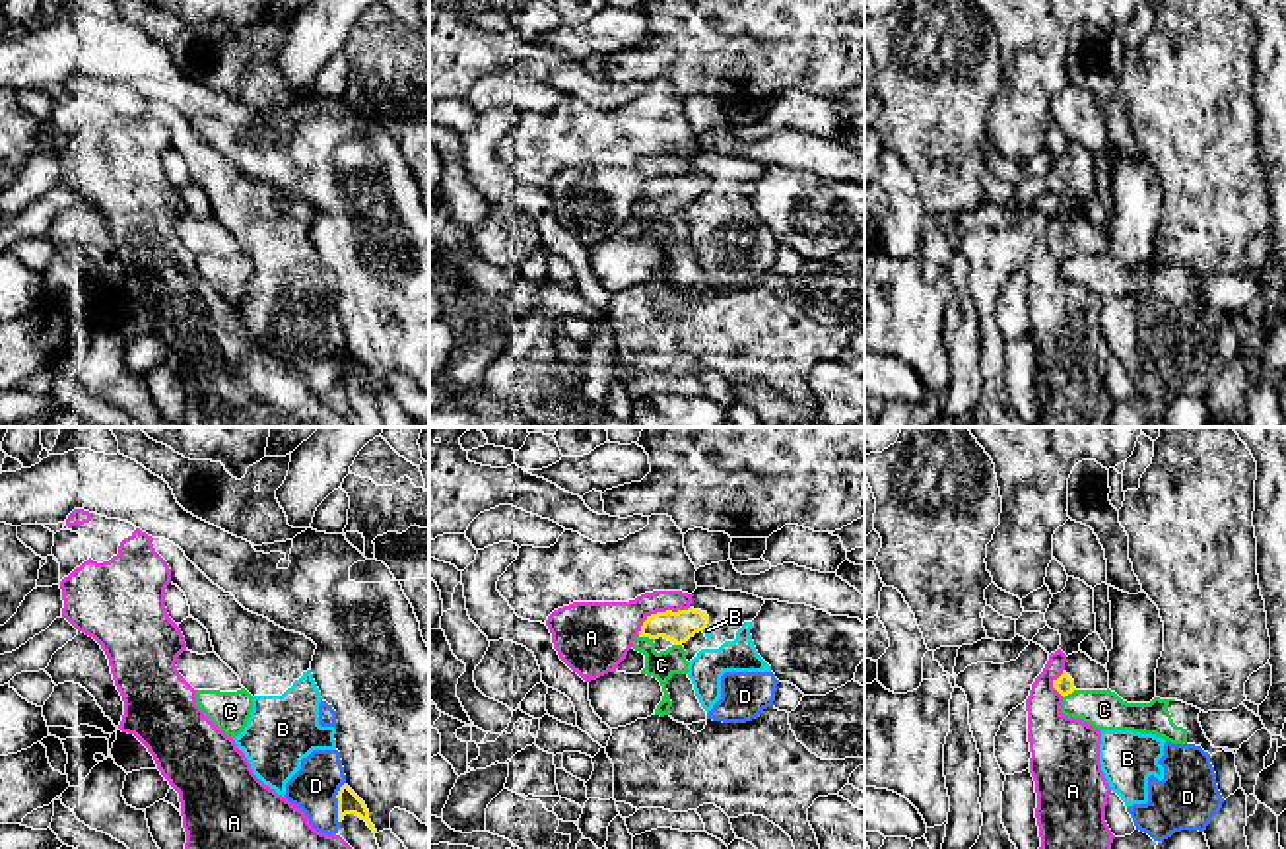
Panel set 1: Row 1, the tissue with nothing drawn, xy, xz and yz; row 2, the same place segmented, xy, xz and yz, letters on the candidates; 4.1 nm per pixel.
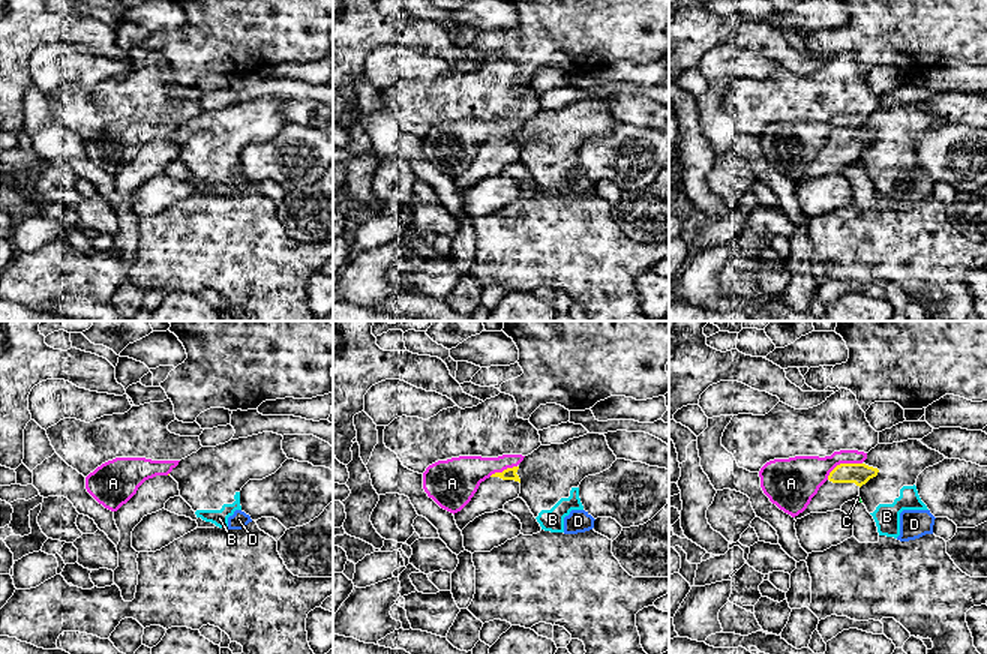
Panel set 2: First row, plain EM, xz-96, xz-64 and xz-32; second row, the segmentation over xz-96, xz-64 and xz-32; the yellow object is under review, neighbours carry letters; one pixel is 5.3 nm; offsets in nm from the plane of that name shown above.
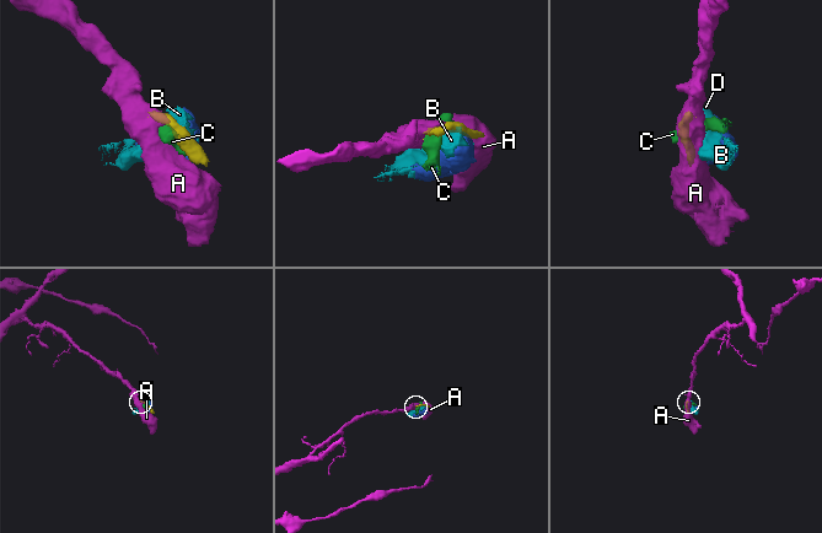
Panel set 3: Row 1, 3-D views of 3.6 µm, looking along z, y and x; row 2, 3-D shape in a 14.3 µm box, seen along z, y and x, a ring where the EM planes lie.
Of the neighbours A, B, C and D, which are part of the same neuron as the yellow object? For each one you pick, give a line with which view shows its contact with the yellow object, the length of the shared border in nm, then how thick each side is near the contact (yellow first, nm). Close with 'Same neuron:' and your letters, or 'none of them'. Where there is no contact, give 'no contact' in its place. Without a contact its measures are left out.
Same neuron: none of them

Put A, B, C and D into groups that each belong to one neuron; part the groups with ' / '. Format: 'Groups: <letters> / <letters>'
Groups: A / B D / C

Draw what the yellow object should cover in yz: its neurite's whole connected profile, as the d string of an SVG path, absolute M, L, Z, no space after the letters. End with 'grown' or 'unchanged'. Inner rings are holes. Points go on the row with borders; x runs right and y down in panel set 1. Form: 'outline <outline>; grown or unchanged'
outline M1078 651L1066 657L1063 674L1053 680L1053 688L1065 697L1074 690L1107 690L1109 672L1105 666Z; grown

